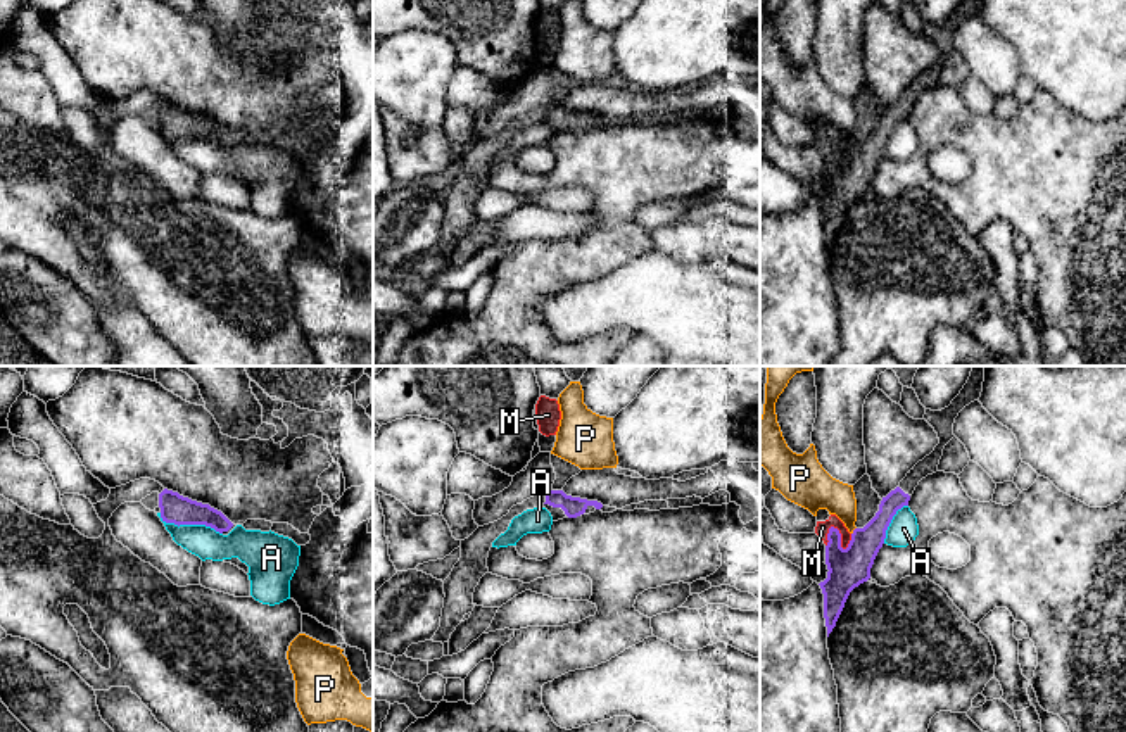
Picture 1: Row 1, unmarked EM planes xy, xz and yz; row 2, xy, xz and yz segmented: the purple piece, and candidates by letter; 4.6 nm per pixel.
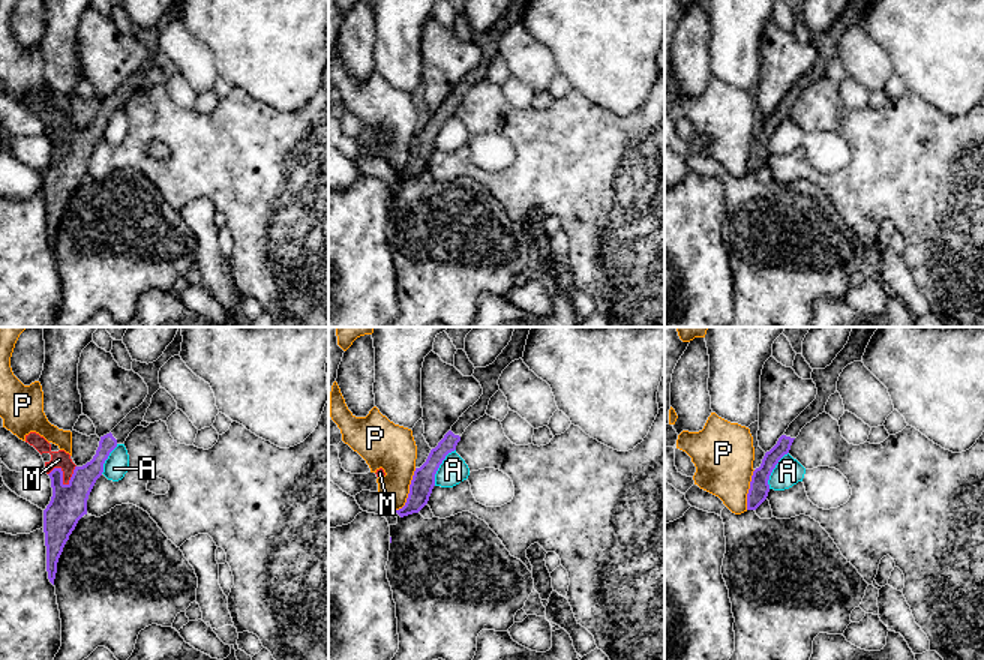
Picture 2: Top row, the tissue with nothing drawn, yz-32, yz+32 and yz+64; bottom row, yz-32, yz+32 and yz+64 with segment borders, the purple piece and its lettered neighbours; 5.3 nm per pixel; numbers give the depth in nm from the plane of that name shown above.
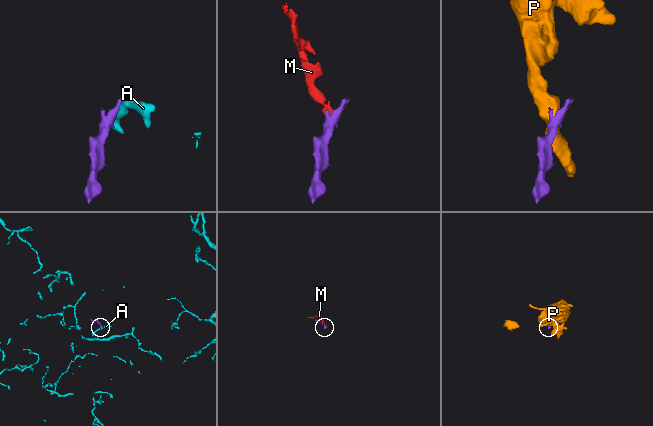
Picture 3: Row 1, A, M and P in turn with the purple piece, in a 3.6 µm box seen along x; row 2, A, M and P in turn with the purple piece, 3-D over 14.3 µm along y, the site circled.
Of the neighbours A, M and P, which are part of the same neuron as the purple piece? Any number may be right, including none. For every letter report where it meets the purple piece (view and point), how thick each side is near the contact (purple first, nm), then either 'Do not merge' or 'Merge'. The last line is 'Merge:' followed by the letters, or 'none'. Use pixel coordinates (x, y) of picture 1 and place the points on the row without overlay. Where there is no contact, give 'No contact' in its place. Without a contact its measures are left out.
A: Touches purple at xy (190, 137). Thickness 140 nm (purple) against 150 nm. Do not merge
M: Touches purple at yz (840, 147). Thickness 180 nm (purple) against 60 nm. Merge
P: Touches purple at yz (853, 144). Thickness 180 nm (purple) against 180 nm. Do not merge
Merge: M

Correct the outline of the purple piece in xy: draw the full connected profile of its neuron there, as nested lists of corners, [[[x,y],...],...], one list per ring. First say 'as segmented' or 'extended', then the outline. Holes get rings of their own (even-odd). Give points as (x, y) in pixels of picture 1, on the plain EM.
as segmented | [[[168,102],[159,107],[159,121],[162,135],[174,136],[178,140],[206,138],[219,147],[228,145],[233,140],[221,124]]]

